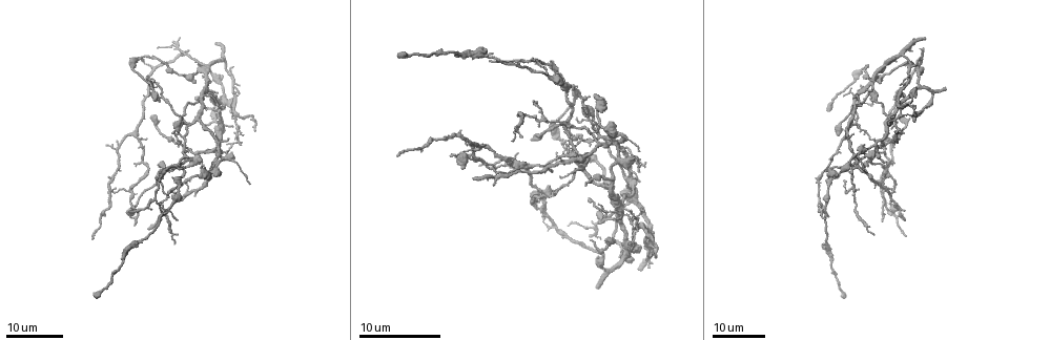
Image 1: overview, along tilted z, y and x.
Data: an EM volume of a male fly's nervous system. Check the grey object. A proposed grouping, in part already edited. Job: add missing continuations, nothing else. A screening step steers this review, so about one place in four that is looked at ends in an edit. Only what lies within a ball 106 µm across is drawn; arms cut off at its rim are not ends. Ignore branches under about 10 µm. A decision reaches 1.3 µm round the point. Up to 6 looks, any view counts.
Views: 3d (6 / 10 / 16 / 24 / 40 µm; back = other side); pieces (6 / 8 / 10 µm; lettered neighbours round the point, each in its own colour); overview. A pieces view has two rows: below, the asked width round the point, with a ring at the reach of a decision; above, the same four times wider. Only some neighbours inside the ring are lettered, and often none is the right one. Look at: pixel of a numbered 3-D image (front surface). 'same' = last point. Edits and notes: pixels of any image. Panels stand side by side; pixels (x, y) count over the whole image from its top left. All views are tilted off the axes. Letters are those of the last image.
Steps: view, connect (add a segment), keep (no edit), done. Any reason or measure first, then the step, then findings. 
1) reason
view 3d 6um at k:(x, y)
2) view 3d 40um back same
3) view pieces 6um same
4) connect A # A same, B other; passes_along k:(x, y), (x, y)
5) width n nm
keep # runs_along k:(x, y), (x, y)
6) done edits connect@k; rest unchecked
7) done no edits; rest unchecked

free end
view 3d 24um at 1:(461, 167)

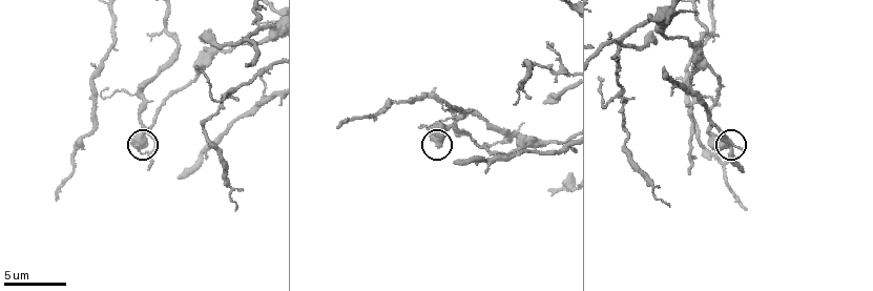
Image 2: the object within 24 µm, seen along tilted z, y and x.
see the neighbours
view pieces 6um at 2:(438, 145)

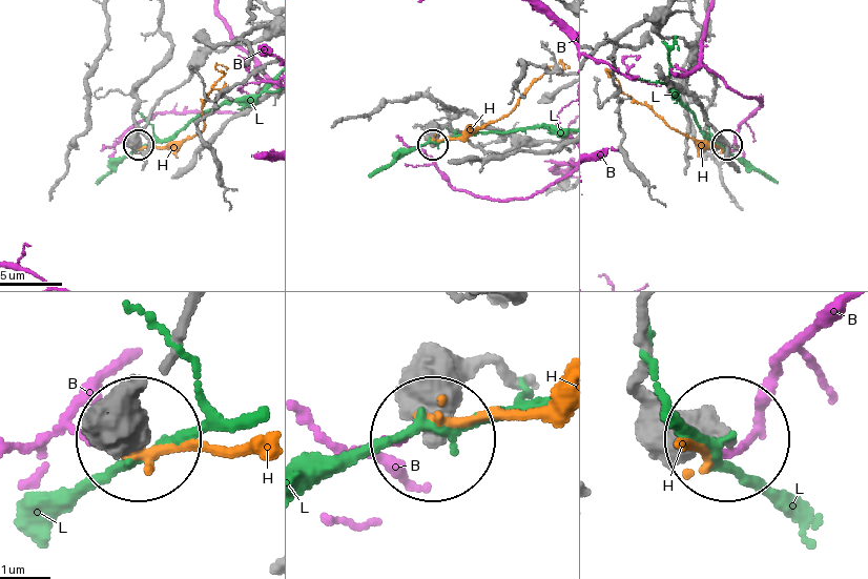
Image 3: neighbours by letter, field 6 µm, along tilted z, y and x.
keep # B other, H other, L other; no lettered segment goes on from it

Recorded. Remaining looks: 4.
end of a long branch
view 3d 16um at 1:(156, 98)

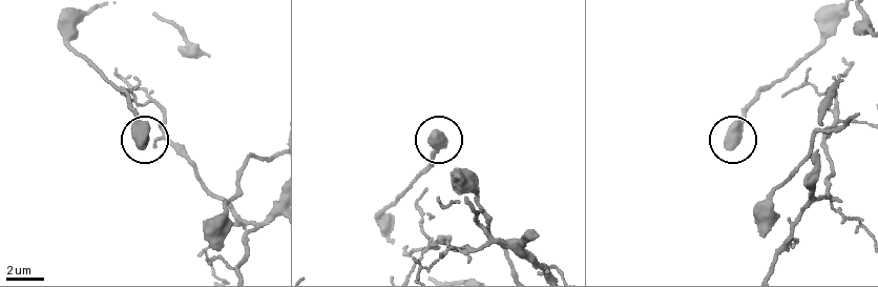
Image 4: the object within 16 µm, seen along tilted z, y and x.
view pieces 6um at 4:(728, 144)

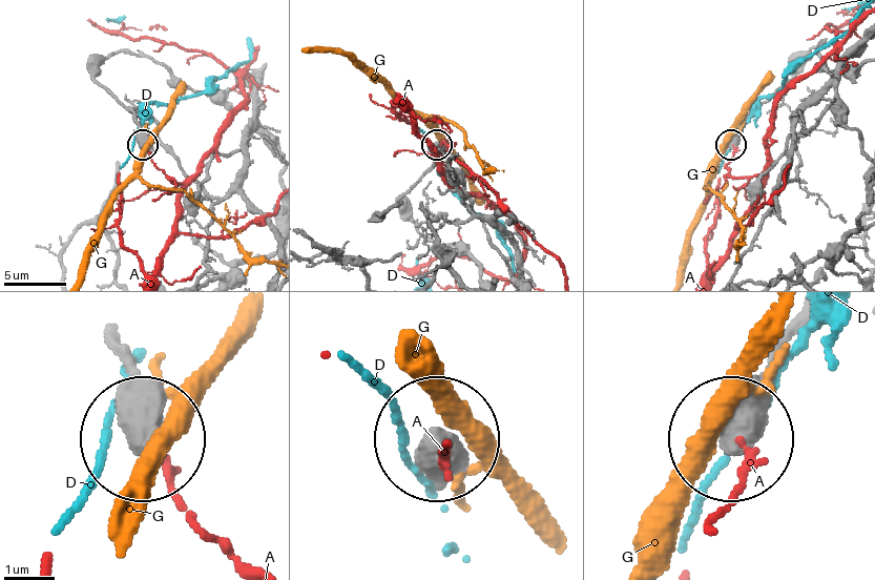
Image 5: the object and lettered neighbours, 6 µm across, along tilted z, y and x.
keep # A other, D other, G other; none of them fits

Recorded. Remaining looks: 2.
an open end
view 3d 24um at 1:(609, 242)

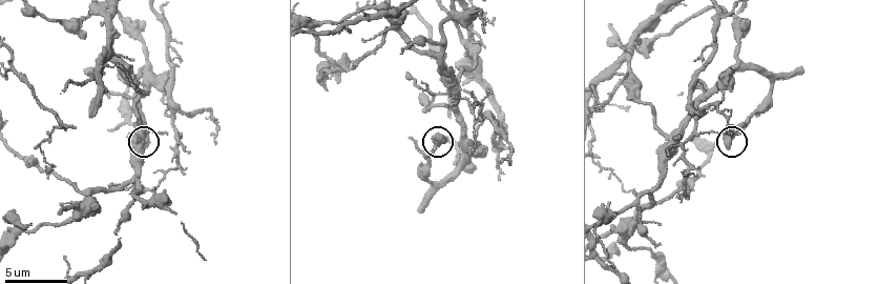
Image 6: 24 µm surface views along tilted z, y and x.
see the neighbours
view pieces 6um at 6:(436, 139)

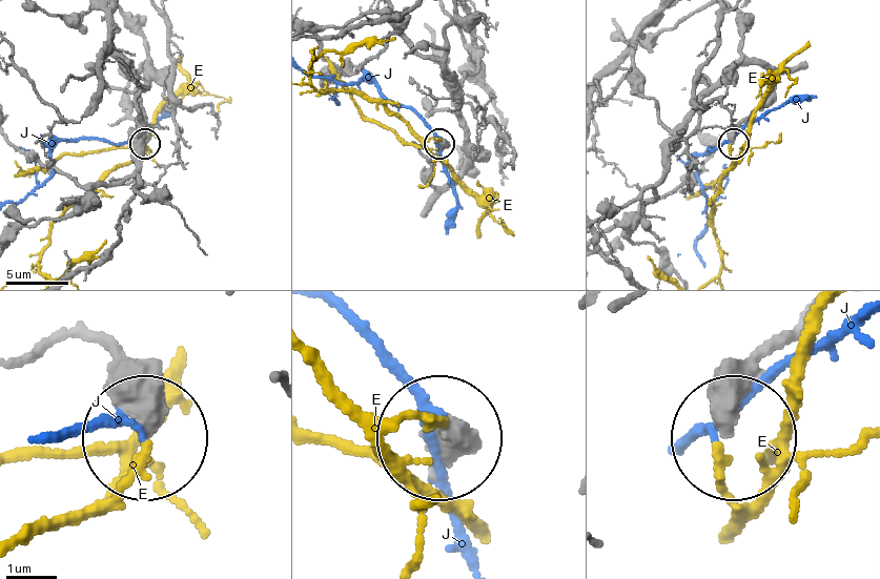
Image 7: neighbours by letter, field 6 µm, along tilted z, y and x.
keep # E other, J other; runs_along 7:(664, 147), (712, 88), (756, 63), (774, 94), (734, 143); none of them fits

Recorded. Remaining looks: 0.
done no edits; rest unchecked

